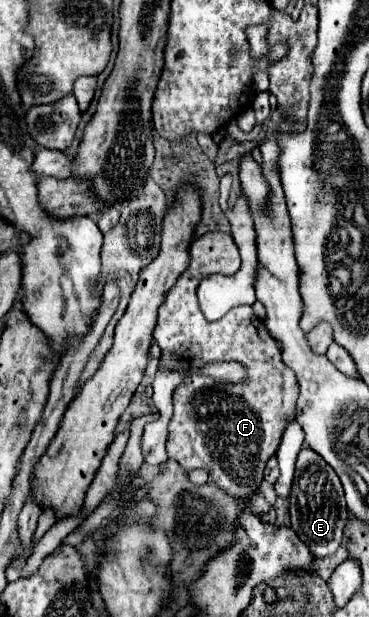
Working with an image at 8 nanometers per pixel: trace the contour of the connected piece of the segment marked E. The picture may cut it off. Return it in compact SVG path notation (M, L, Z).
M307 444L301 448L297 458L295 478L289 496L289 514L291 514L291 528L317 558L329 558L337 552L343 540L343 528L349 518L345 508L343 486L335 470Z

